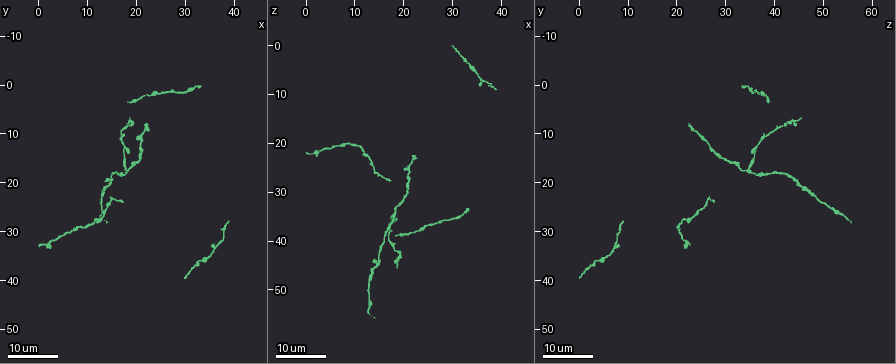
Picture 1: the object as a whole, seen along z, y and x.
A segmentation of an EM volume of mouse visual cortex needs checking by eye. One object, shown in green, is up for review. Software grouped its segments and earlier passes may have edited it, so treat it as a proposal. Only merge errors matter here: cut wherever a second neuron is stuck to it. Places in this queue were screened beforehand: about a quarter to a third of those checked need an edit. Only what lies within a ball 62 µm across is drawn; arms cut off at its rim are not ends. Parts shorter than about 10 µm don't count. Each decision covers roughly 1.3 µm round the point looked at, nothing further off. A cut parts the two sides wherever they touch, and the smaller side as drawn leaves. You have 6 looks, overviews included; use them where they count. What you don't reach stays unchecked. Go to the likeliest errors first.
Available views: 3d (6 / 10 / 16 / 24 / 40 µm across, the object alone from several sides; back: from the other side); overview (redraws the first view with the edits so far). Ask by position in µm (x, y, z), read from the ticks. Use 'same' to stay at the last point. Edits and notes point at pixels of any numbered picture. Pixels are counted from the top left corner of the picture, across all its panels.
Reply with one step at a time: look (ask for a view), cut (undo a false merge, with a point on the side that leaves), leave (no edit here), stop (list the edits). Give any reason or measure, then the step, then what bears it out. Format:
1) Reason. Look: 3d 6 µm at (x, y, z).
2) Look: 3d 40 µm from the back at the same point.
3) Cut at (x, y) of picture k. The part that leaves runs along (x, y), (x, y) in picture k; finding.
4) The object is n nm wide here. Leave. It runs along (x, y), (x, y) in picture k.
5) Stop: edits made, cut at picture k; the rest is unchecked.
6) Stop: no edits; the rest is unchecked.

Three-way junction. Look: 3d 16 µm at (36.0, 33.5, 7.5).

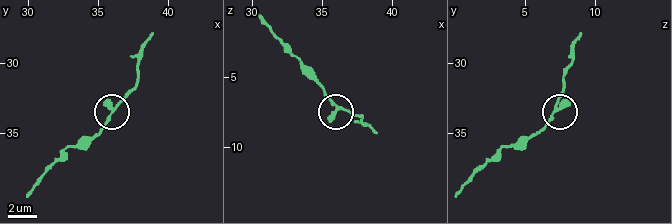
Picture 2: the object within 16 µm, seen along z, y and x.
Look: 3d 6 µm at (36.0, 33.4, 7.2).

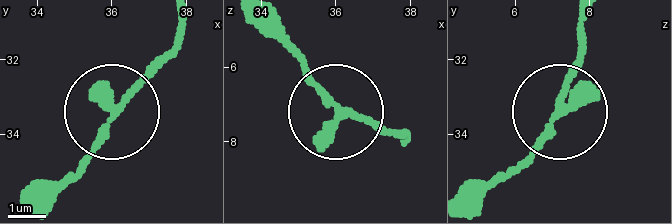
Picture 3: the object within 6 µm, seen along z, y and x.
Look: 3d 6 µm from the back at (36.00, 33.45, 7.20).

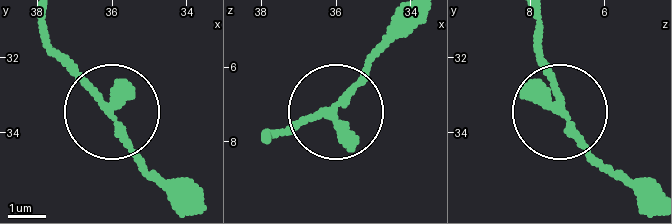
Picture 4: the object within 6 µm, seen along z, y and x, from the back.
Leave. Continuous, no second neuron.

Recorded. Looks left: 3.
Side arm on a straight run. Look: 3d 16 µm at (18.0, 13.0, 36.0).

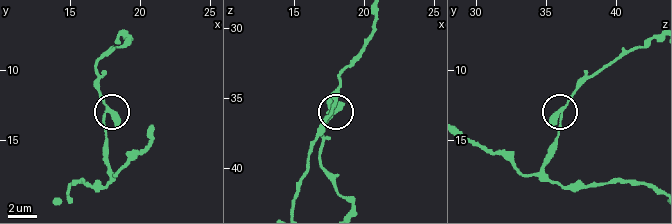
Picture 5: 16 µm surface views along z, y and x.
Zoom in. Look: 3d 6 µm at (17.8, 12.6, 36.4).

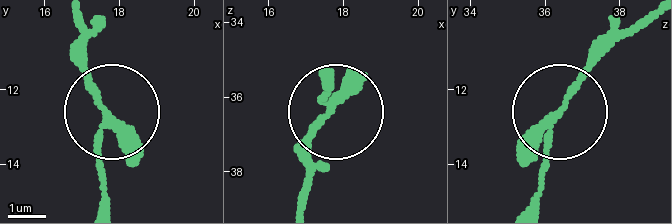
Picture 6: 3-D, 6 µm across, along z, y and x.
The object is 190 nm wide here. Leave. One neuron here.

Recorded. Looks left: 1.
Stop: no edits; the rest is unchecked.

